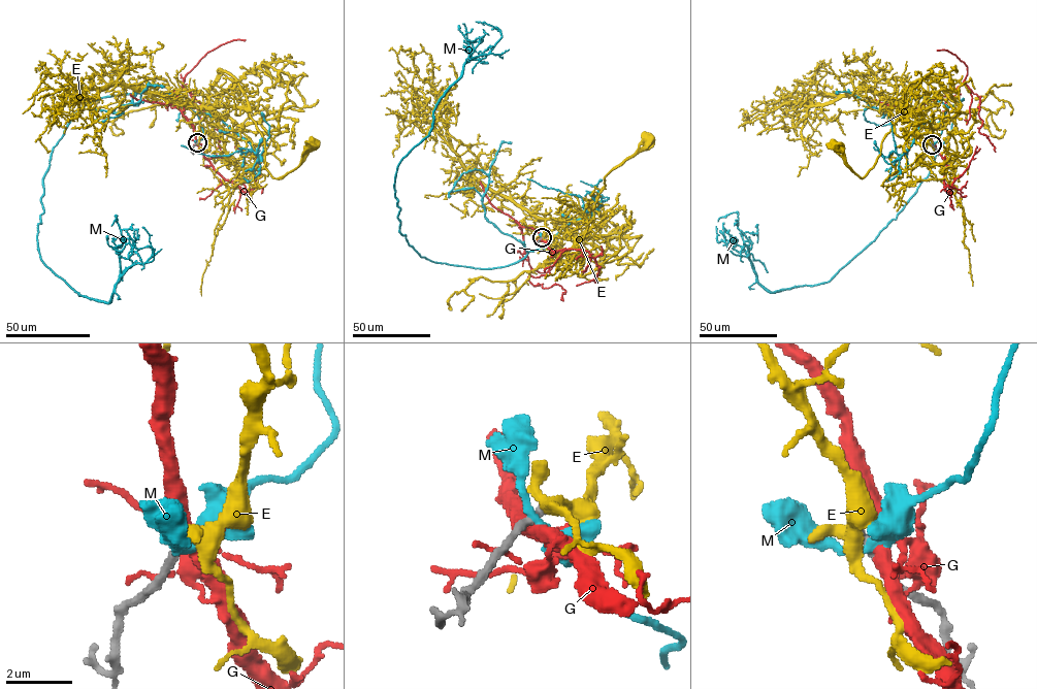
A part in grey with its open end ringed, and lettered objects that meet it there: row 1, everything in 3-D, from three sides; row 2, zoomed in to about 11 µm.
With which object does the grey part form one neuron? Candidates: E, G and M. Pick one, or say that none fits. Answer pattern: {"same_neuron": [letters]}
{"same_neuron": ["E"]}

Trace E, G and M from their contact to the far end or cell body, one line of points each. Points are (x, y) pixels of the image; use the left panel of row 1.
E: (197, 142), (204, 117), (201, 107), (242, 108), (262, 134), (264, 167), (274, 178), (293, 171), (313, 142)
G: (196, 143), (193, 126), (172, 102), (186, 74), (182, 87), (193, 98), (197, 115), (223, 132), (220, 150)
M: (196, 143), (197, 113), (166, 96), (72, 117), (39, 257), (108, 302), (154, 259), (125, 231)

